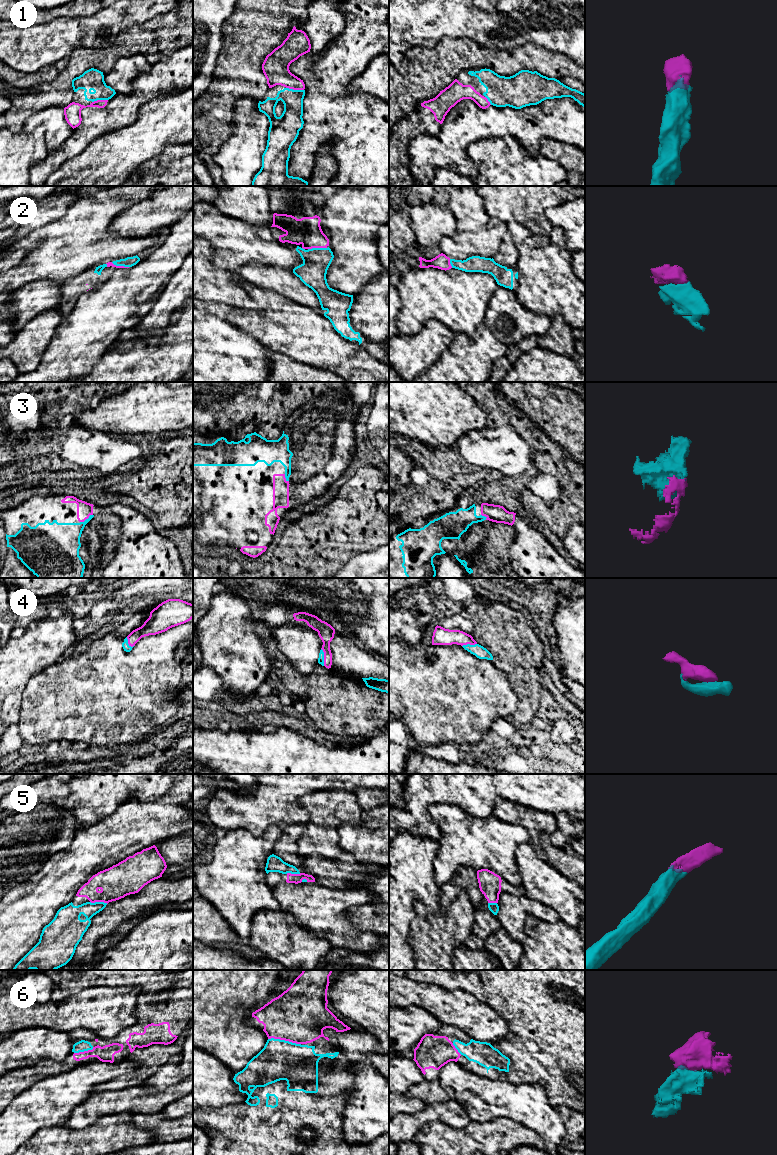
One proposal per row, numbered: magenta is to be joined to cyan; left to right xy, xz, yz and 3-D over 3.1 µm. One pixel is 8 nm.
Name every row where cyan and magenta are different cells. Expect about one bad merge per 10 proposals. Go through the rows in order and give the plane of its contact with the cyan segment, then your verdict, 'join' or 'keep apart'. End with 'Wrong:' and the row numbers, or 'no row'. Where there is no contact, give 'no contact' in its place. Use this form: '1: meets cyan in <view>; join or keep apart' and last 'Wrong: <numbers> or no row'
1: meets cyan in xz; join
2: meets cyan in xz; join
3: meets cyan in xy; join
4: meets cyan in xz; join
5: meets cyan in xy; join
6: meets cyan in xz; join
Wrong: no row

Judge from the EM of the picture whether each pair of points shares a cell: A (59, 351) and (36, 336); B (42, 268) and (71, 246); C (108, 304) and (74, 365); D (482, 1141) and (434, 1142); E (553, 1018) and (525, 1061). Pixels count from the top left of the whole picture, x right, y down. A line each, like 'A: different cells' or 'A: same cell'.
A: different cells
B: same cell
C: same cell
D: same cell
E: same cell

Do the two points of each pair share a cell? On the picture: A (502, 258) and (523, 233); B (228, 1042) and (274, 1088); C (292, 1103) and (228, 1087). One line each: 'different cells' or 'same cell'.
A: same cell
B: different cells
C: different cells

